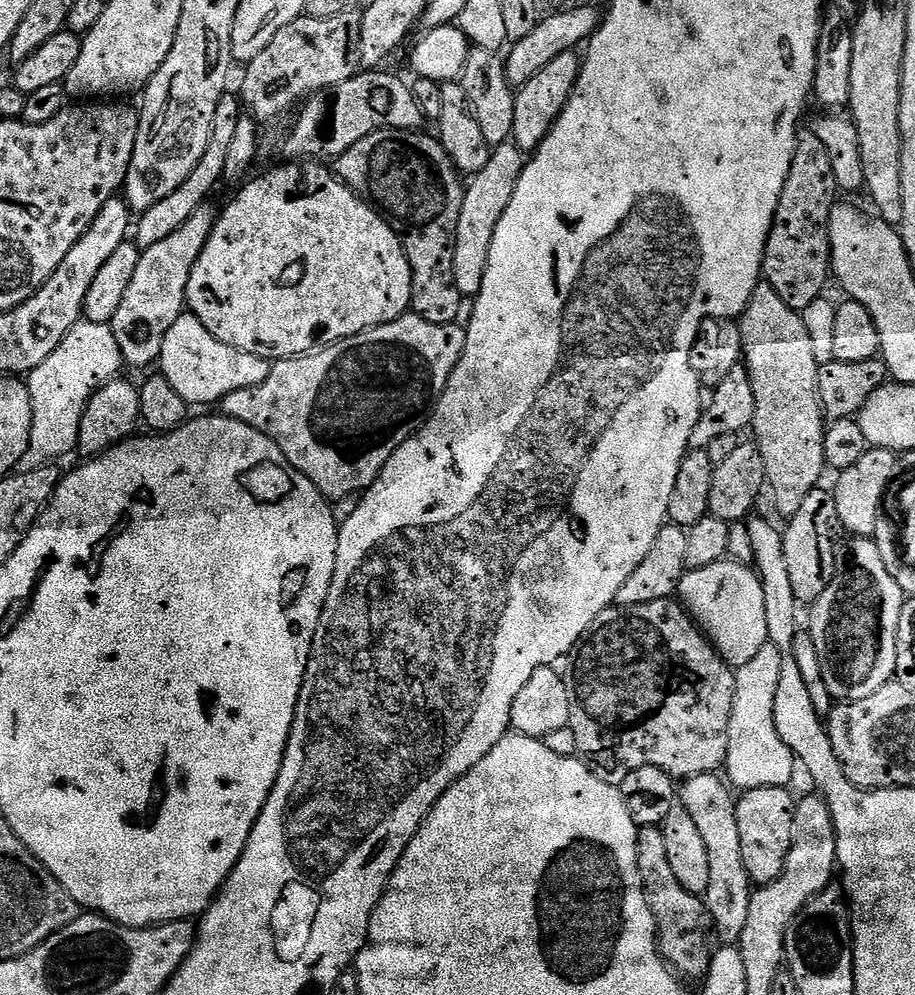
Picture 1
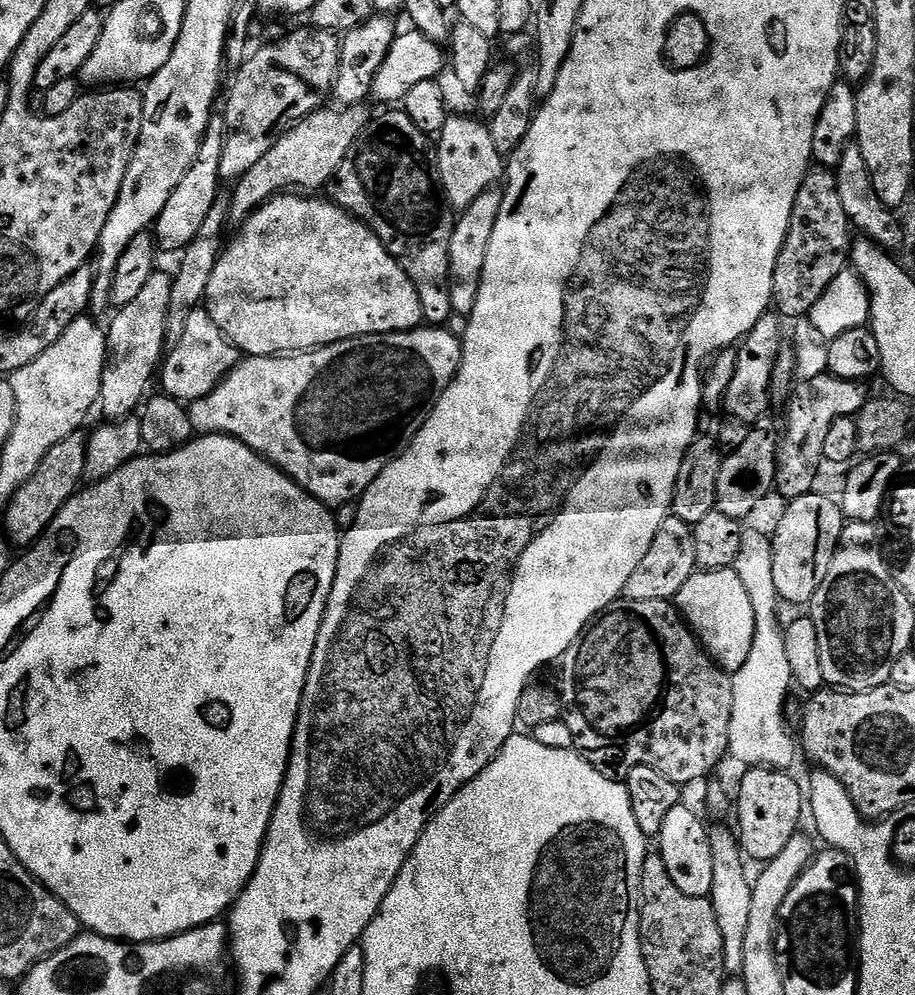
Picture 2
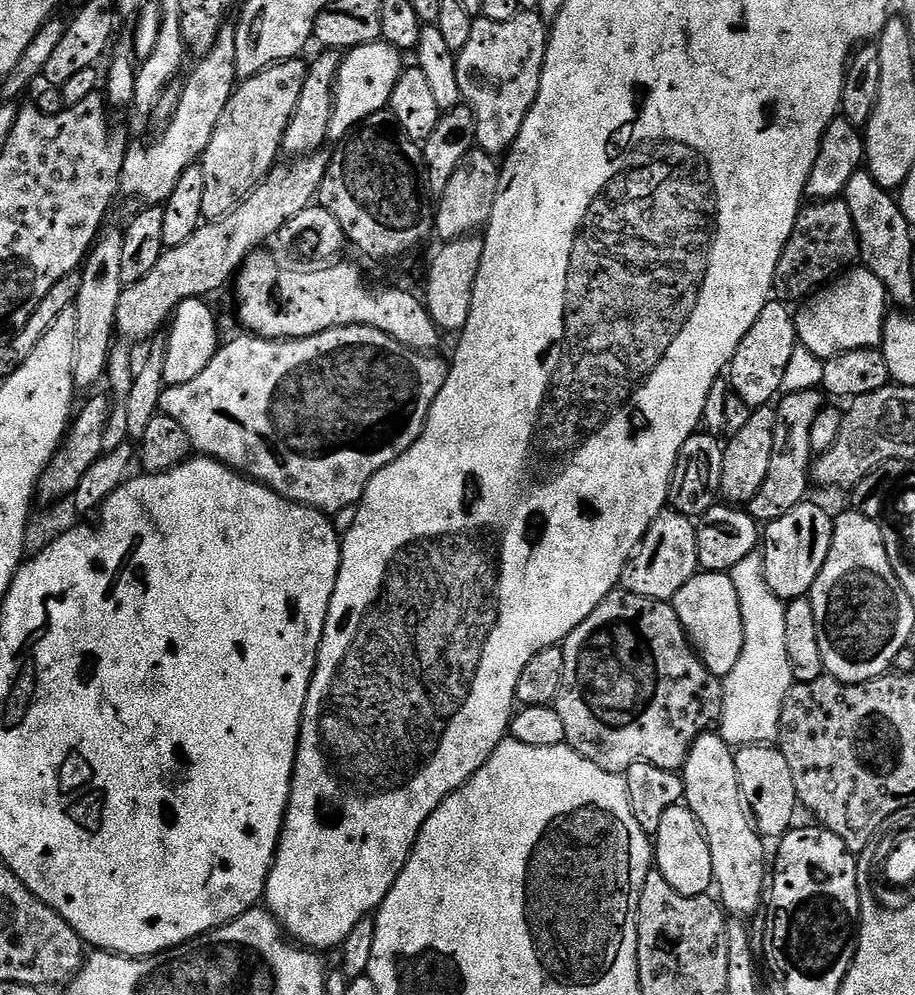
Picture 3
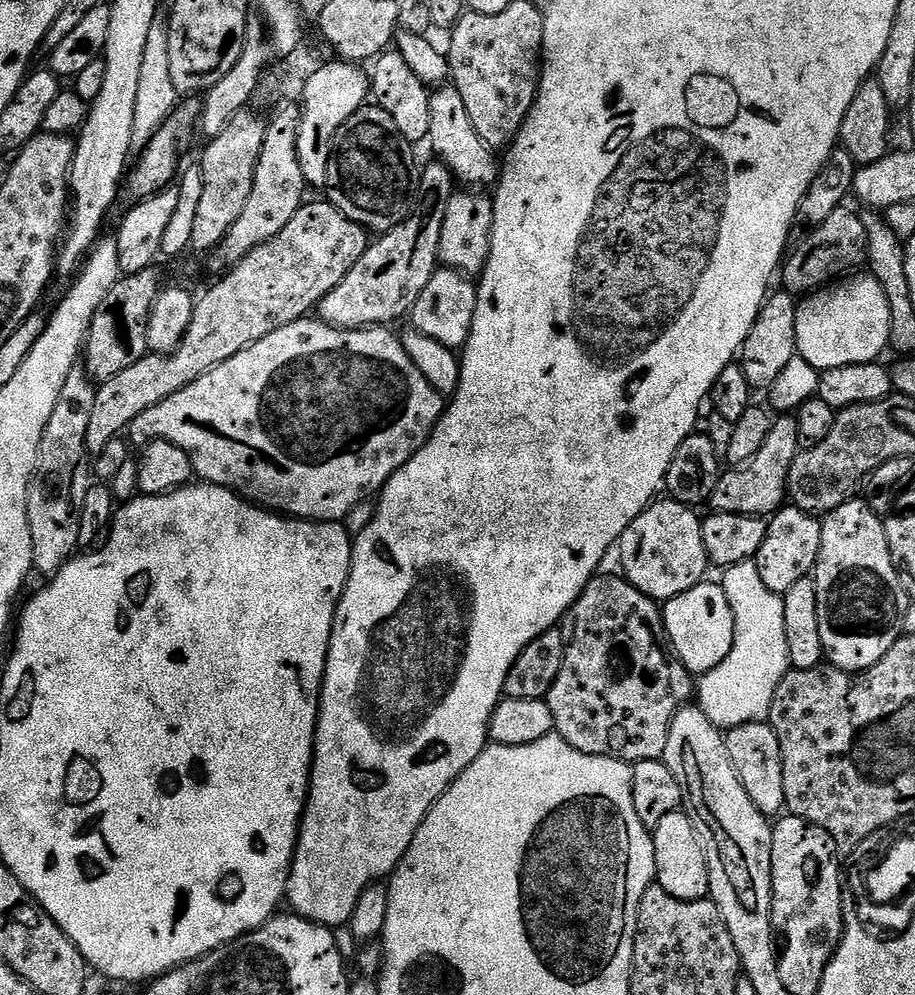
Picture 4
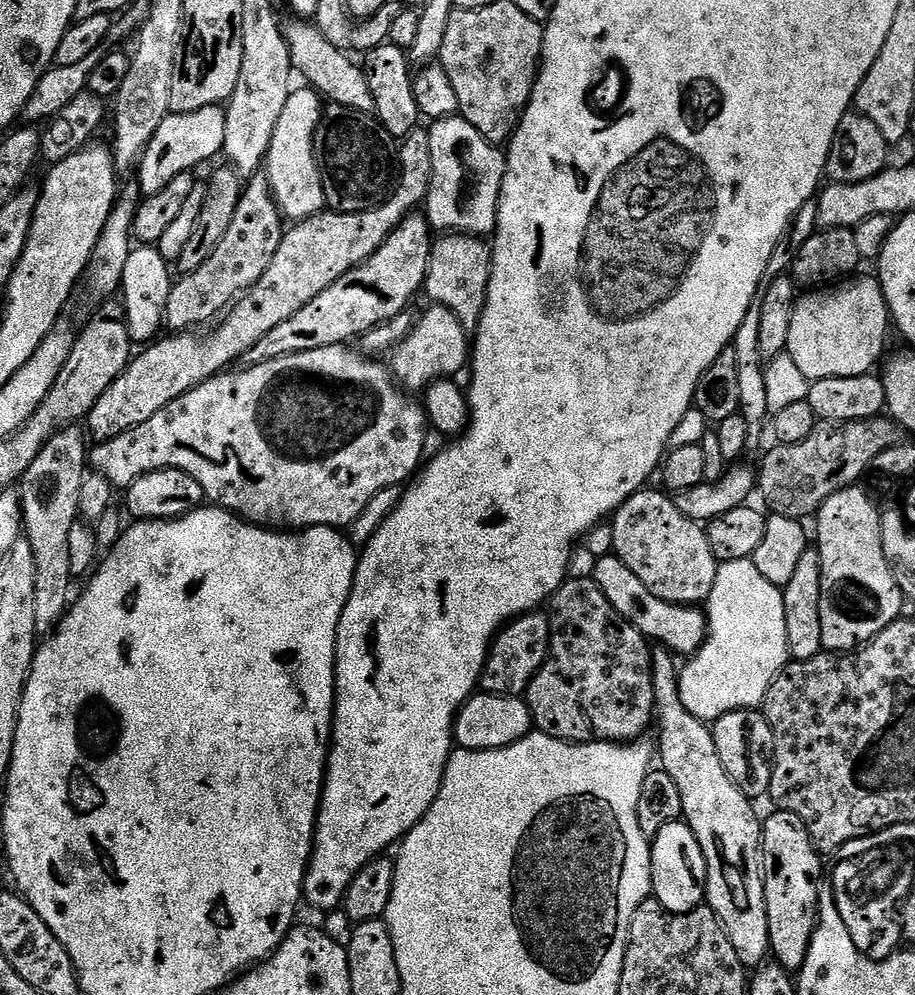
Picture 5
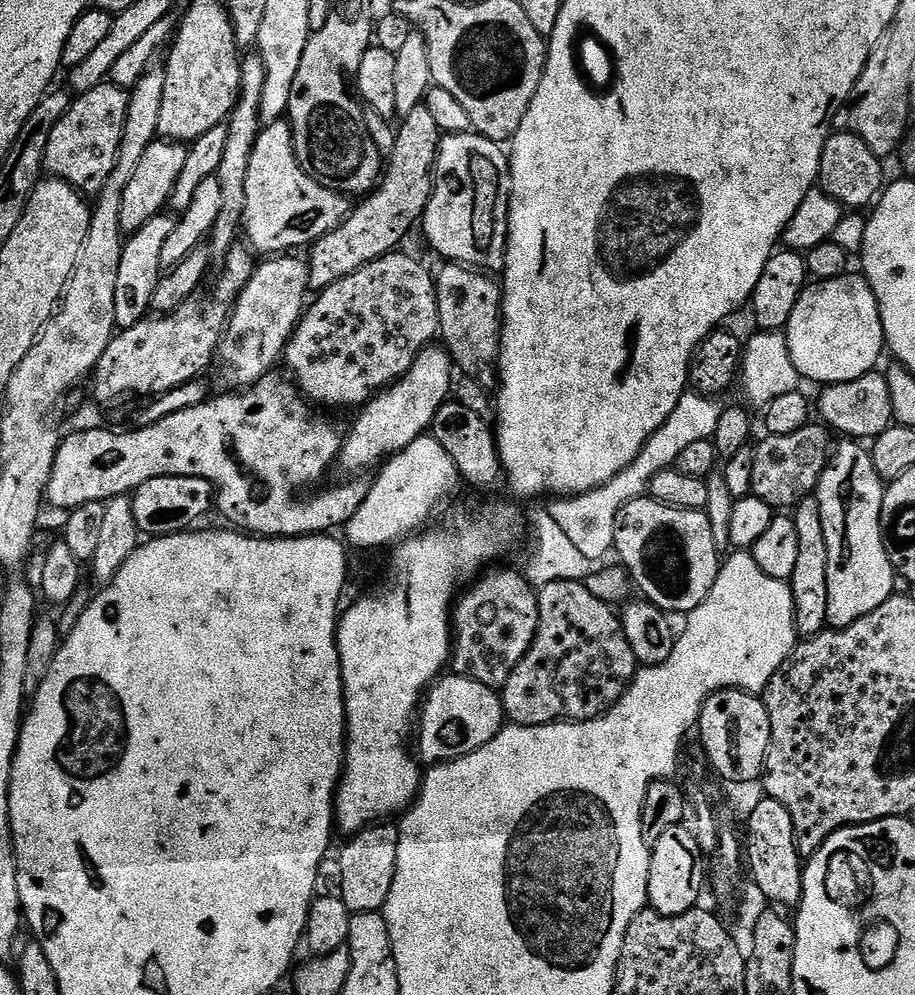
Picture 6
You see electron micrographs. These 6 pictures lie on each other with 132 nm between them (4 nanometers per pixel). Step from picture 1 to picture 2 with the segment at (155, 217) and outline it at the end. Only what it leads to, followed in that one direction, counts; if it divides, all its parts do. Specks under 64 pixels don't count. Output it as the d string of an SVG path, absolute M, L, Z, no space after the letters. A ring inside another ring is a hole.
M213 115L204 135L202 146L198 150L198 158L194 158L194 166L190 166L190 170L186 170L186 178L182 178L182 182L178 182L178 190L174 190L174 194L170 194L166 207L162 209L162 214L156 220L154 239L157 249L161 253L183 253L187 245L198 234L202 222L208 217L210 206L213 206L217 196L221 195L220 159L224 149L224 130L223 115Z

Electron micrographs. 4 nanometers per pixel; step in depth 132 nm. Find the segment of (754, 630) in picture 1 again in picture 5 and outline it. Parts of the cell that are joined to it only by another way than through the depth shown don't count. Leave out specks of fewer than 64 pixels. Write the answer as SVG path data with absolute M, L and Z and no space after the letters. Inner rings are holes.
M614 554L601 556L597 559L591 579L606 594L606 602L618 610L624 620L630 621L641 634L648 637L649 641L663 646L669 652L680 658L691 657L704 645L704 638L708 634L708 617L699 607L686 604L671 604L652 596L638 582L638 574L629 570Z

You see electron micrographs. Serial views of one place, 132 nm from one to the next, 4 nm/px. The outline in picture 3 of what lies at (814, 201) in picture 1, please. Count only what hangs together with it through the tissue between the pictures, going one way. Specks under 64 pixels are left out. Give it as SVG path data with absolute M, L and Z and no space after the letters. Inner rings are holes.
M843 198L822 200L801 207L796 225L778 258L772 287L784 302L803 302L849 271L860 260L858 234Z

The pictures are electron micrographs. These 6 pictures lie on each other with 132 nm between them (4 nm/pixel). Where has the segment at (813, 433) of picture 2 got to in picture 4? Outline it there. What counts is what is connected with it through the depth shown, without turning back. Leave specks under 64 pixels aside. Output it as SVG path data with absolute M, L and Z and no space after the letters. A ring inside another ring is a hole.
M784 414L773 419L762 450L743 466L733 467L732 472L725 471L720 477L710 501L712 512L742 514L743 516L771 517L785 507L788 500L788 476L792 464L796 461L797 452L801 451L802 441L795 419Z

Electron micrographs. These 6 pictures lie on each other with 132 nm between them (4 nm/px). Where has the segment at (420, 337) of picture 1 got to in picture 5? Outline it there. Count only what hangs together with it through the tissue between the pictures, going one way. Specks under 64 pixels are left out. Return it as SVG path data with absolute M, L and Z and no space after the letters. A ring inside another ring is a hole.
M335 344L318 350L306 350L302 354L274 358L258 366L244 366L241 367L241 372L225 370L218 376L211 376L209 380L205 380L196 388L191 388L189 392L182 394L162 410L158 410L154 418L146 418L146 422L118 434L118 438L99 441L95 445L96 448L93 447L90 452L91 471L105 476L112 483L113 489L127 490L142 474L157 472L163 468L177 468L190 474L190 478L194 478L194 482L202 486L205 497L215 507L225 508L227 512L233 512L241 520L247 520L249 524L271 526L276 530L303 530L314 526L347 529L358 518L358 514L366 510L374 494L387 488L403 485L417 475L425 459L424 443L428 440L428 432L430 433L428 416L424 412L423 403L419 399L411 400L408 397L411 395L402 390L396 377L392 375L389 365L353 348Z

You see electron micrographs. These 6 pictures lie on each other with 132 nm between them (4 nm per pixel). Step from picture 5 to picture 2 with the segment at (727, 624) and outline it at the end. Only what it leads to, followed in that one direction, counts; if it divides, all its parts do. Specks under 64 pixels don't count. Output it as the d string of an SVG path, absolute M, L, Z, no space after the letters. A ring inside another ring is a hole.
M749 527L742 534L742 546L738 549L734 570L750 594L754 606L754 646L750 658L742 670L732 676L734 690L734 710L730 718L730 742L728 756L743 766L757 768L791 769L798 756L798 744L788 733L788 724L784 721L784 703L788 700L788 688L793 687L790 665L786 659L786 642L782 620L779 620L782 601L778 590L774 590L774 550L772 537L766 531L759 532Z

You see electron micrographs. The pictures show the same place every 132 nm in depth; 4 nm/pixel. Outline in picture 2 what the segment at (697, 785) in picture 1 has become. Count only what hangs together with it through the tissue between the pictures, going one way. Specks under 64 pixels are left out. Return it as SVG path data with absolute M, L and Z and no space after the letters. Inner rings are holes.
M709 827L710 854L714 854L714 886L710 897L714 906L714 918L718 918L718 931L722 933L722 958L724 971L729 977L740 976L746 943L746 929L750 918L750 898L752 897L752 880L750 872L744 869L746 857L740 851L740 841L735 831L726 828Z

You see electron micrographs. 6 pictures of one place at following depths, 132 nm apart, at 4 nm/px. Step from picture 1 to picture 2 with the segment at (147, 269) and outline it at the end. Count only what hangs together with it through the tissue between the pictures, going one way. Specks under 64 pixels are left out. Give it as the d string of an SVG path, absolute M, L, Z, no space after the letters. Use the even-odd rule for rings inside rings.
M163 270L153 272L150 281L128 306L120 308L106 328L107 362L104 365L98 406L108 420L131 417L147 395L150 380L161 365L166 347L165 326L173 277Z

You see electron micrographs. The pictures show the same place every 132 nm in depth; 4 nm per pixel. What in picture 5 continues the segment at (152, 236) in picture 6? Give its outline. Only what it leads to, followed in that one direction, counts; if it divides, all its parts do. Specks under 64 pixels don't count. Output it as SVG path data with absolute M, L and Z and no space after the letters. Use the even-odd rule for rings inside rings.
M156 246L133 247L130 258L126 258L126 266L122 270L122 282L120 283L122 297L124 296L124 300L122 299L122 324L123 327L124 324L128 327L126 335L133 345L144 346L155 341L161 335L160 328L165 327L164 311L174 283L174 276L168 273L168 268L170 268L169 261L162 258L159 247Z

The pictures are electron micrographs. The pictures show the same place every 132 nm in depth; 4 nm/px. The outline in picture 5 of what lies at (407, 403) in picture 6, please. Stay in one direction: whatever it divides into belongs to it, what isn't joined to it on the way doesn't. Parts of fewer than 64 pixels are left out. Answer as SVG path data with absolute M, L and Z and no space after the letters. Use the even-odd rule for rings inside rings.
M432 304L428 306L421 316L413 323L412 329L408 332L408 337L405 338L399 346L391 353L390 371L397 381L405 389L423 390L429 384L434 383L435 380L442 380L445 378L459 377L459 372L469 367L470 364L470 333L464 329L460 319L454 315L449 308L441 304Z

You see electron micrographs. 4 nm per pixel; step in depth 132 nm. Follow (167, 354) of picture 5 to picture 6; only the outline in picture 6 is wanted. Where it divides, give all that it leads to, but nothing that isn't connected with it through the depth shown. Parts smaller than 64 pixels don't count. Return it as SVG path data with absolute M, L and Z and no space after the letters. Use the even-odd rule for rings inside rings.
M419 104L410 110L399 121L396 131L393 153L386 158L386 171L382 176L382 183L360 205L353 207L343 222L334 230L330 230L315 244L311 245L312 257L307 257L308 283L313 289L319 290L338 282L338 278L346 278L346 274L354 274L362 266L382 258L388 252L395 252L408 236L412 227L417 227L423 217L426 206L432 197L432 186L436 174L436 155L440 149L442 134L438 130L436 121L426 106Z

